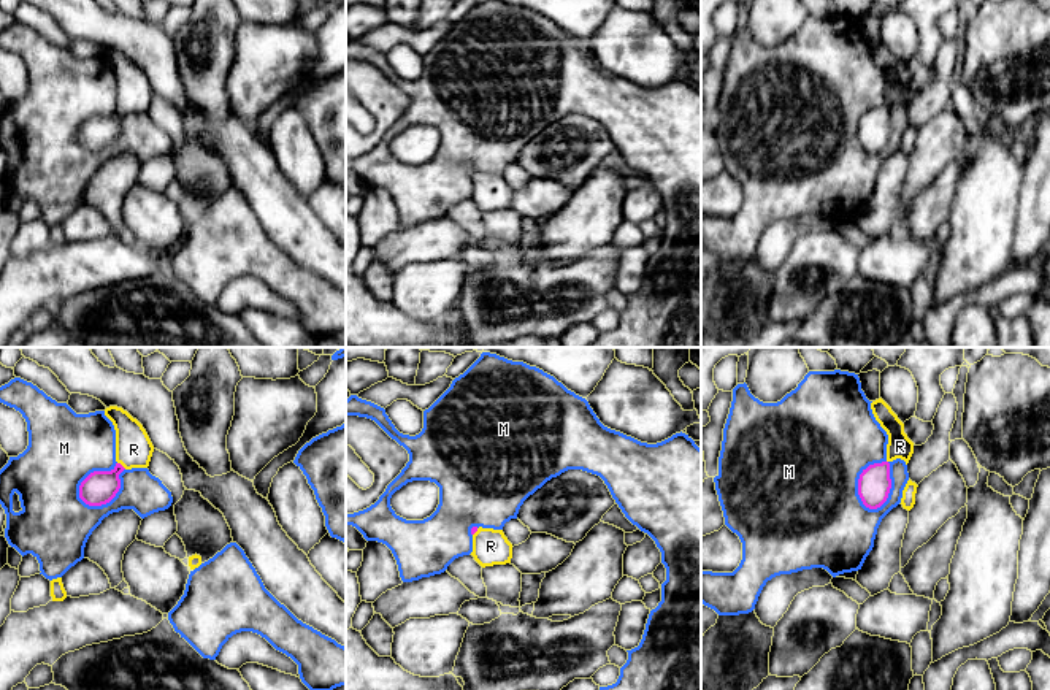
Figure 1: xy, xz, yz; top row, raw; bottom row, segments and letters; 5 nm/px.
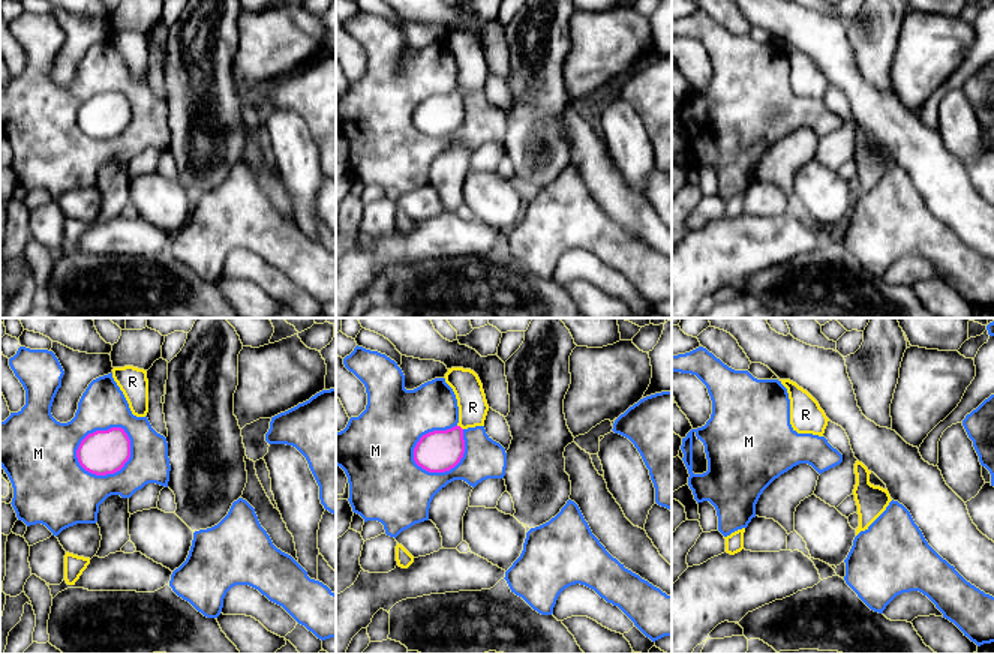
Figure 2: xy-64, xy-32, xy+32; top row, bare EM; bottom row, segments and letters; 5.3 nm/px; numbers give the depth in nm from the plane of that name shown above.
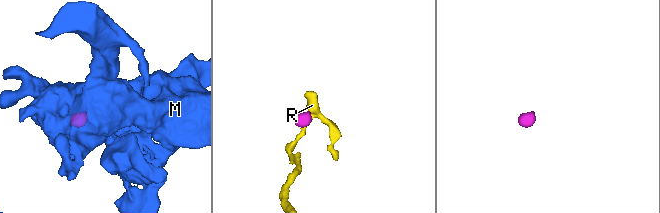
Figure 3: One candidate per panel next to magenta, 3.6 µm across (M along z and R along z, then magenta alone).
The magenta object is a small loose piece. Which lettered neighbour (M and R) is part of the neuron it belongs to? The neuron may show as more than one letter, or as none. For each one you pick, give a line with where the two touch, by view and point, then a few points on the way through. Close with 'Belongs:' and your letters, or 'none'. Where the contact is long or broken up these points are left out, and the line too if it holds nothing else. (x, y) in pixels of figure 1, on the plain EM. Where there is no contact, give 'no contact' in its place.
R: xy (121, 110) | across xy (99, 132), (121, 110), (134, 94)
Belongs: R

